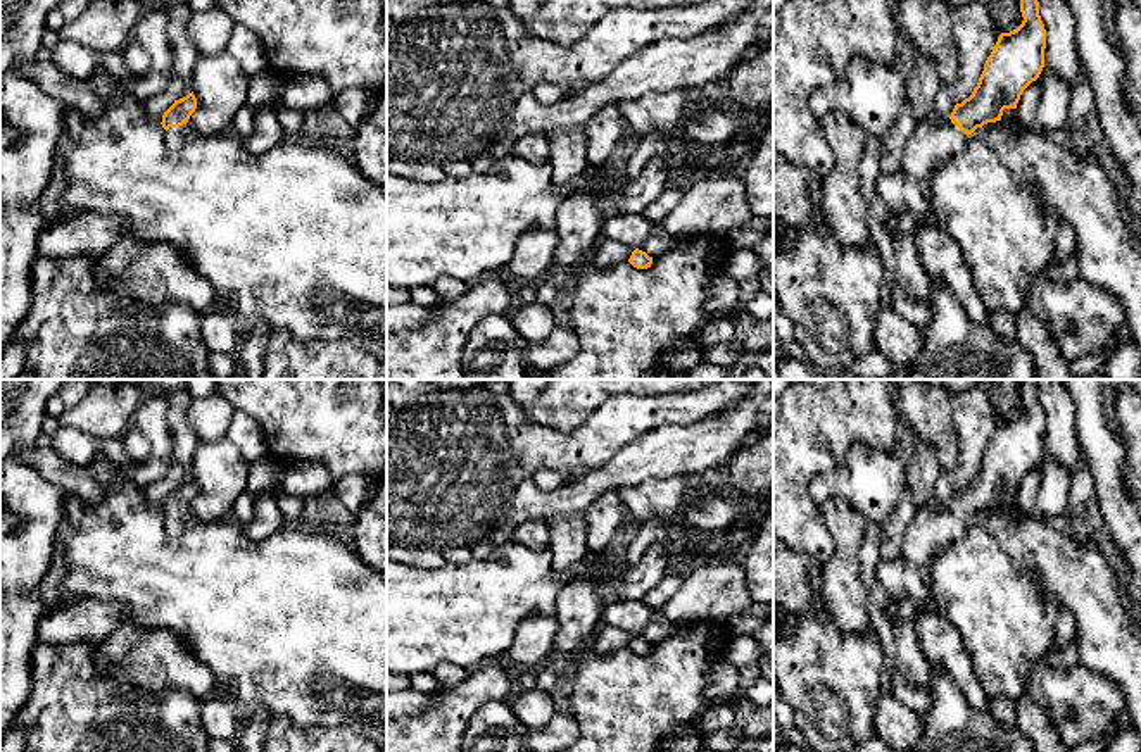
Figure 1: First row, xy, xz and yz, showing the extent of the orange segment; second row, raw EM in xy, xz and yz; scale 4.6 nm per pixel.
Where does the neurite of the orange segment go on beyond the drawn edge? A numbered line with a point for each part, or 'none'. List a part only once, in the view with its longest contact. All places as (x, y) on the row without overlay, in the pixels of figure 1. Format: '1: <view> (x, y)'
1: xy (175, 523)

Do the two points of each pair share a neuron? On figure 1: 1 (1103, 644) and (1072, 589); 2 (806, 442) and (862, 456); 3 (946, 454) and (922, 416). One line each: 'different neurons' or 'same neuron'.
1: same neuron
2: different neurons
3: same neuron

